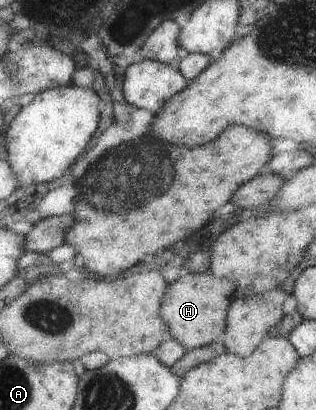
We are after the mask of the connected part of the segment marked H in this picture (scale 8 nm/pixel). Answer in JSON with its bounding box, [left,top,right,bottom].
[158,251,230,349]

